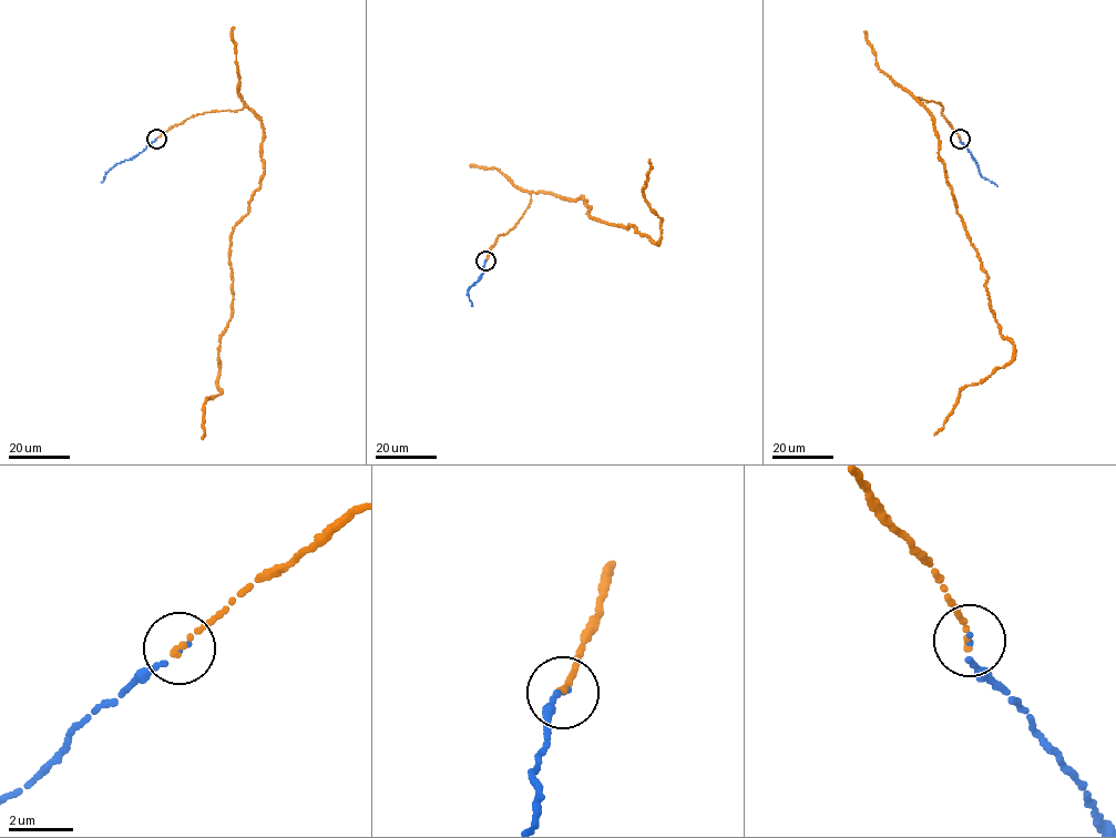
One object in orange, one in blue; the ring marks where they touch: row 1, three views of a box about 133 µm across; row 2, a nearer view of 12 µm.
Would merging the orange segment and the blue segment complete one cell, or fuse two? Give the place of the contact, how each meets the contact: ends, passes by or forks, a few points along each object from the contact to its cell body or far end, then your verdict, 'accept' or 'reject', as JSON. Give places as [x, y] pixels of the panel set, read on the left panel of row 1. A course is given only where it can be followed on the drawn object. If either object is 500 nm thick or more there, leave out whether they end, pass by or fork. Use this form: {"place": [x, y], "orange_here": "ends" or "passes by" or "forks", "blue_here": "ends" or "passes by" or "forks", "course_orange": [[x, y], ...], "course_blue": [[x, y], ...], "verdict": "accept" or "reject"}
{"place": [156, 139], "orange_here": "ends", "blue_here": "ends", "course_orange": [[155, 139], [193, 115], [245, 105], [264, 132], [260, 187], [231, 236], [222, 391], [205, 401], [202, 439]], "course_blue": [[155, 139], [136, 155], [109, 170], [101, 182]], "verdict": "accept"}

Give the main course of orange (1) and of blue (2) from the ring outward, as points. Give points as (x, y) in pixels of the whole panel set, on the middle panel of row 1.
1: (485, 261), (530, 193), (583, 195), (591, 217), (634, 225), (657, 244), (662, 222), (642, 191), (649, 159)
2: (485, 261), (481, 277), (468, 290), (471, 306)

